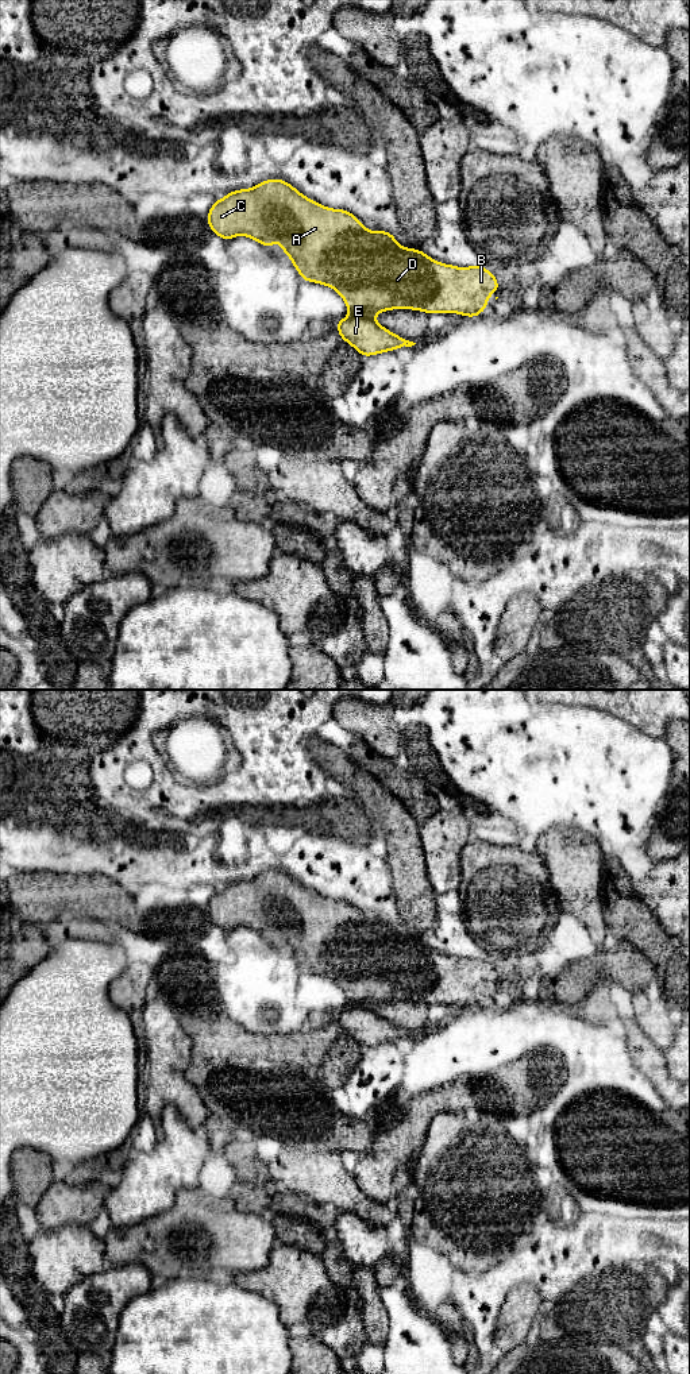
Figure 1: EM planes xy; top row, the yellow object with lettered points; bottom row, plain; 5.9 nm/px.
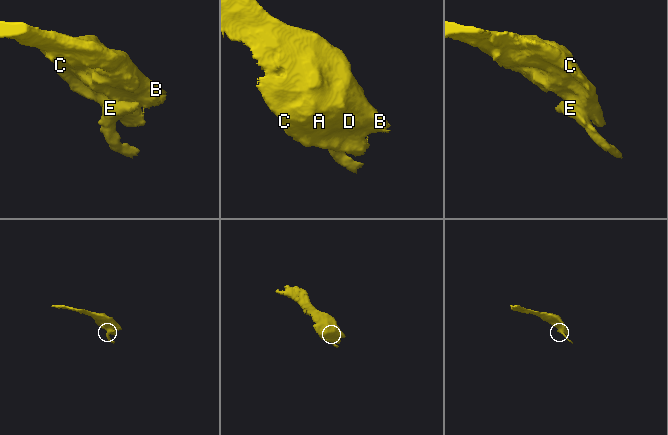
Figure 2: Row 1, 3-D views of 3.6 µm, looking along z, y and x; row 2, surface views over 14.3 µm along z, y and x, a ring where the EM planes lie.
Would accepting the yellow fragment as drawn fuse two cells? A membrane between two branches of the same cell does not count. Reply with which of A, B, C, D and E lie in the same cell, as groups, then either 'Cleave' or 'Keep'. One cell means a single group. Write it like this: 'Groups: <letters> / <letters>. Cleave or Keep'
Groups: A B C D / E. Cleave

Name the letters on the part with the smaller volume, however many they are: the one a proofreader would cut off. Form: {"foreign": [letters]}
{"foreign": ["E"]}

